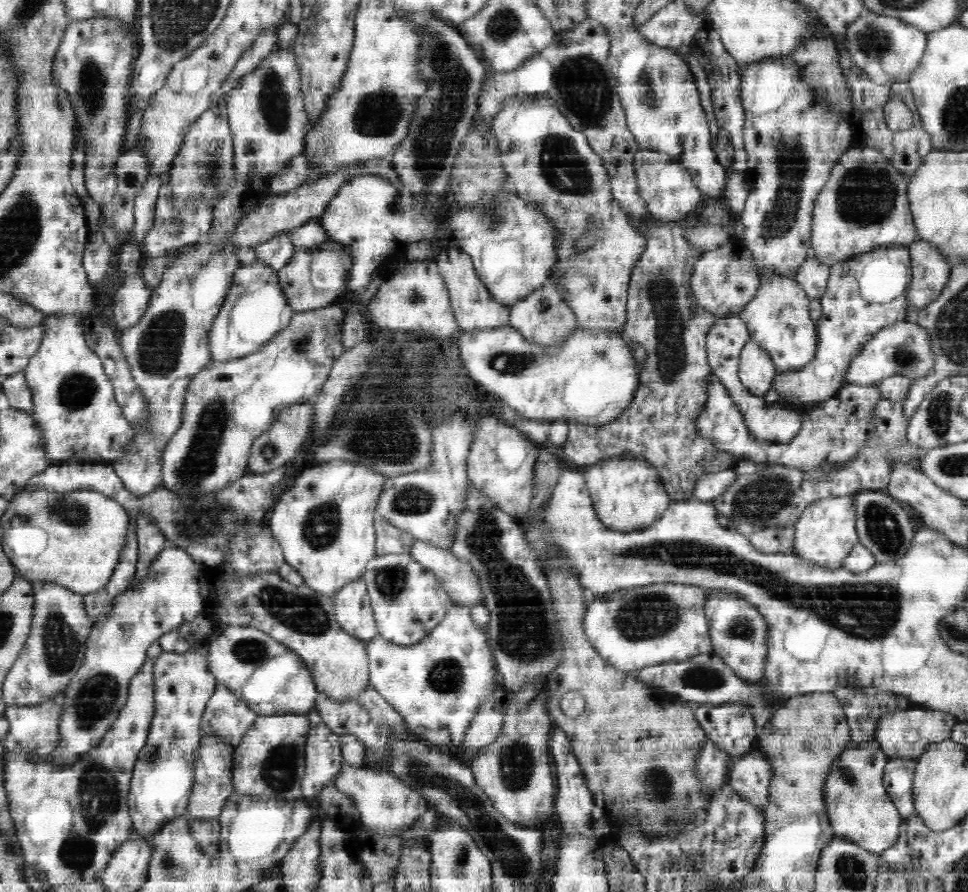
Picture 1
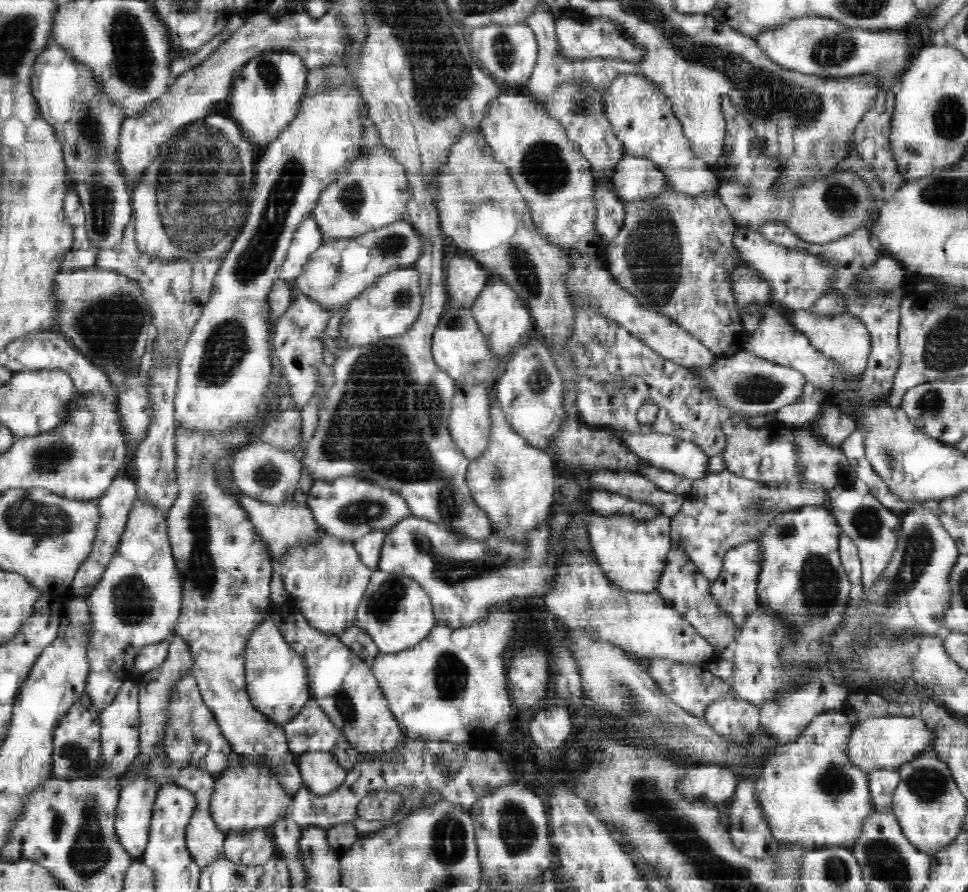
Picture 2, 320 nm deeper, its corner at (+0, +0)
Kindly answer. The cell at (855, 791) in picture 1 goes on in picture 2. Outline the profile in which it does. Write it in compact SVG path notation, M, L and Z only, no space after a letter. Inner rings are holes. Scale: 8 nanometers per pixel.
M842 710L820 713L798 740L770 748L763 770L758 776L757 791L765 808L770 833L782 845L802 845L806 850L817 847L840 846L852 848L861 838L866 818L875 811L870 797L870 774L858 769L848 755L849 738L853 725Z

